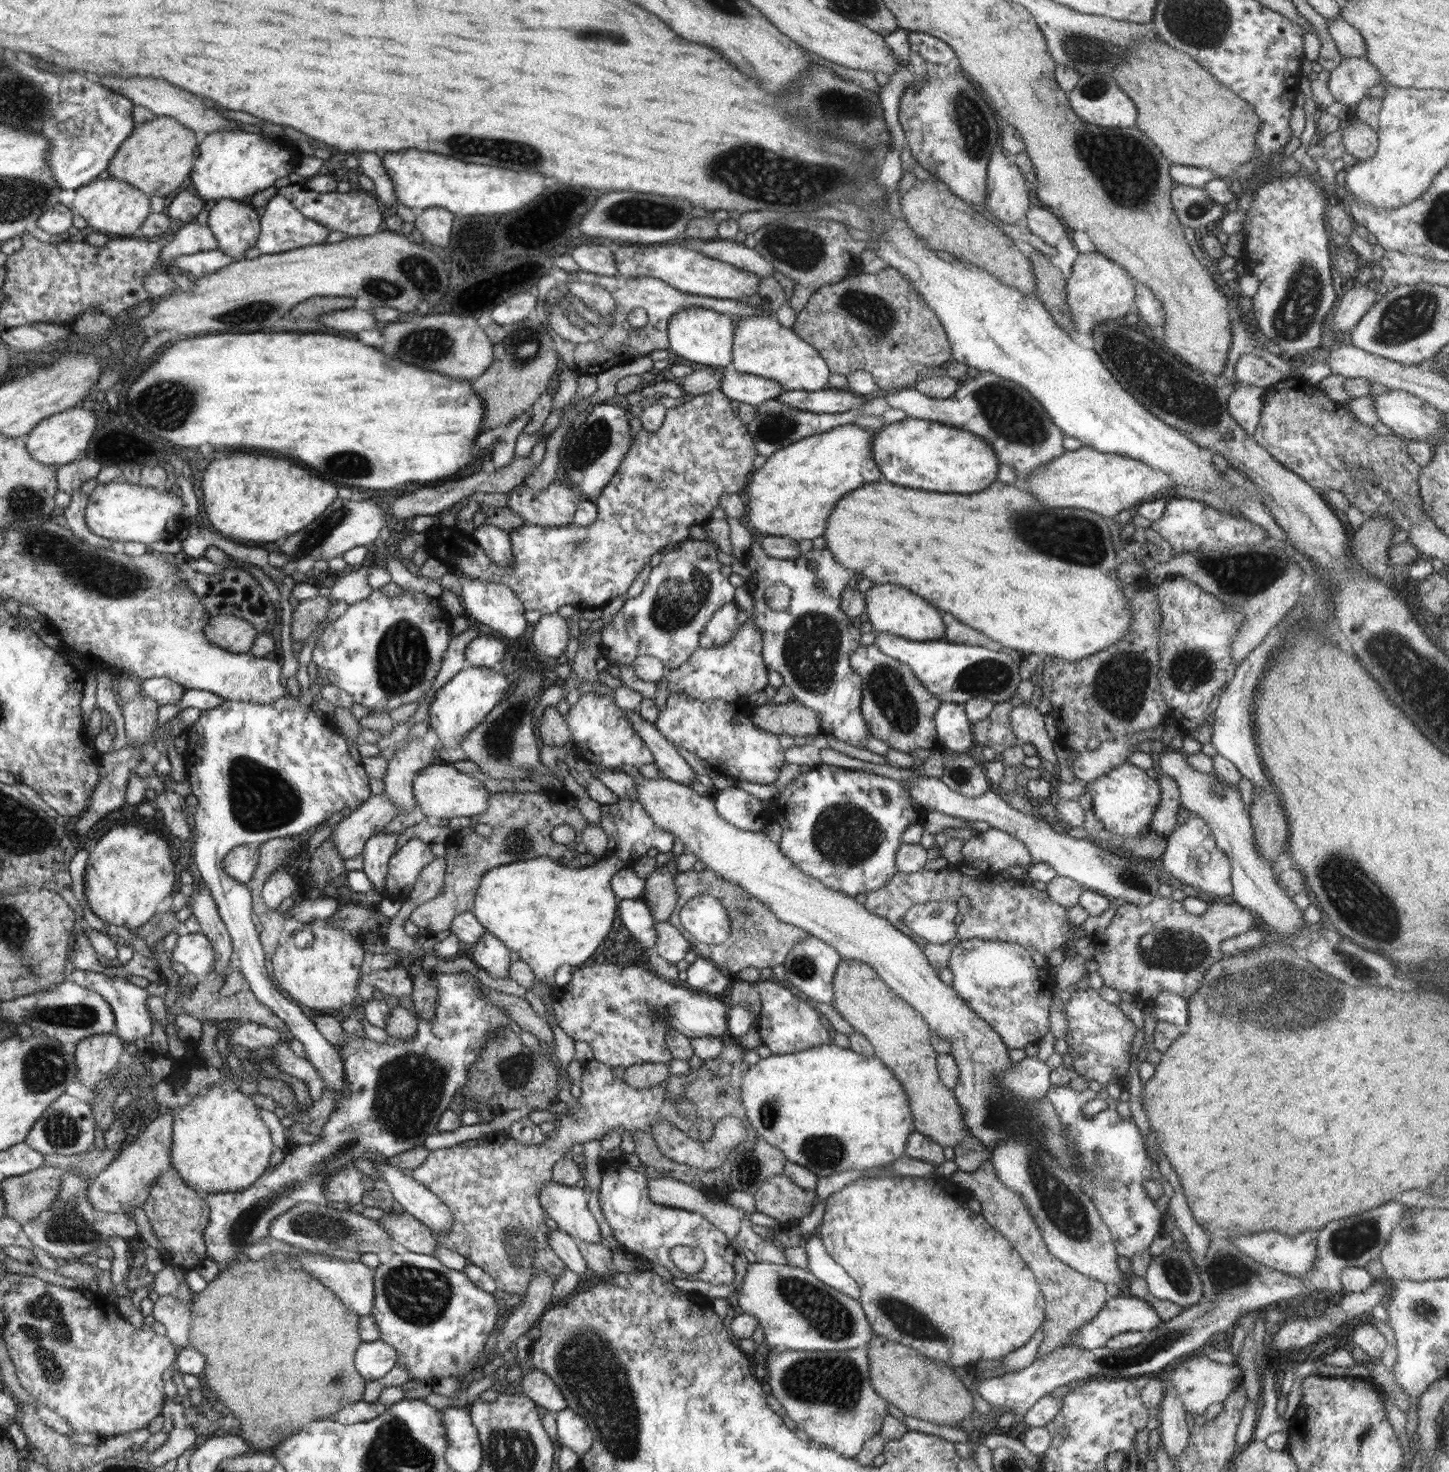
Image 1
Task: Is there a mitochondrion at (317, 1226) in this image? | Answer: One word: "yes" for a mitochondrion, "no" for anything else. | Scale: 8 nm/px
yes

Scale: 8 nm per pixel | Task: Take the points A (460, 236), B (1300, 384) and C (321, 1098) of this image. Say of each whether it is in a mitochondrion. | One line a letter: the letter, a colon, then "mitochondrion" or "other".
A: other
B: other
C: other

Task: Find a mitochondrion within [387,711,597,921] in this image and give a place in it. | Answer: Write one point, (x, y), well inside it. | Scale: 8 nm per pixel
(519, 841)

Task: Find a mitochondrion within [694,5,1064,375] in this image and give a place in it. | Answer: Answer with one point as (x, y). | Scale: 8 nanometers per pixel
(780, 182)

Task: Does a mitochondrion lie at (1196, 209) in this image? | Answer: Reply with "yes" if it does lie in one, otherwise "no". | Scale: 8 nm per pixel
yes

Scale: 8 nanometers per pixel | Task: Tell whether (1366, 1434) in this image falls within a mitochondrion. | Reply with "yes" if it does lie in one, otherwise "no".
yes

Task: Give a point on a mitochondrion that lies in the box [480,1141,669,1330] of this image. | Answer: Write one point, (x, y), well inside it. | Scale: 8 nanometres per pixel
(522, 1251)

